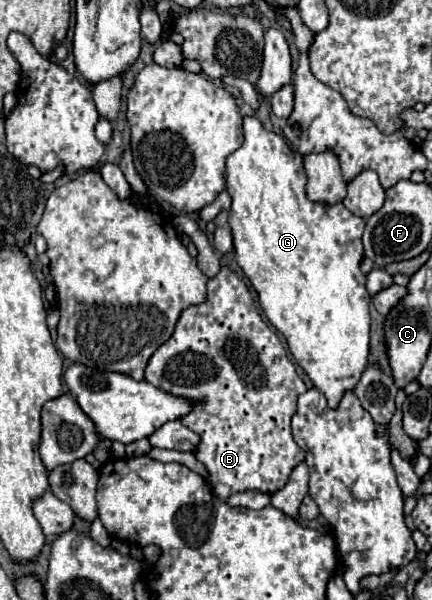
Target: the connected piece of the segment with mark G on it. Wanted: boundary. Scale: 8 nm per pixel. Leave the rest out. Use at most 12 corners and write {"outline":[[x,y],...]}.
{"outline":[[244,116],[236,262],[338,408],[368,364],[366,220]]}

